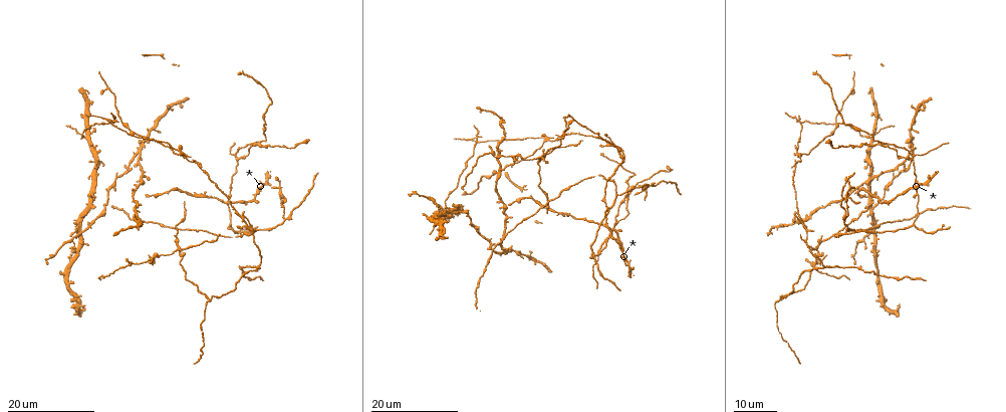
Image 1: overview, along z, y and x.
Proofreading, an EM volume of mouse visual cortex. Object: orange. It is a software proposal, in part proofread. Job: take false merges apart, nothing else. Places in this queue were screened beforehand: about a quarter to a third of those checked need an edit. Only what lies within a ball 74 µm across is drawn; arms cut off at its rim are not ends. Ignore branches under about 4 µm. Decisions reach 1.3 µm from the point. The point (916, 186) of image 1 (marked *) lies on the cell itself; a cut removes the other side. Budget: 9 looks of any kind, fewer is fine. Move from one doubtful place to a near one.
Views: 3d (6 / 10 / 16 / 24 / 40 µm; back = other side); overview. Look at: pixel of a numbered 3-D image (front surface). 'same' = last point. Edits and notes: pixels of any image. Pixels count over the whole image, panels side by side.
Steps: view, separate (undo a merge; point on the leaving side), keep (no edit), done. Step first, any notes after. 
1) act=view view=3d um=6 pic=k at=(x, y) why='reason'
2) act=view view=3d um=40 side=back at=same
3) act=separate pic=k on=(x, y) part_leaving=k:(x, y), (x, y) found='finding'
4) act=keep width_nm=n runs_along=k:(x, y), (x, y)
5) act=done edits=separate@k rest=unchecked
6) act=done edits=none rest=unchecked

act=view view=3d um=16 pic=1 at=(231, 195) why='side arm on a straight run'

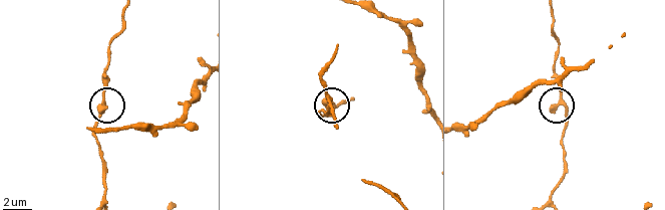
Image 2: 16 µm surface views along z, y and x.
act=view view=3d um=10 pic=2 at=(565, 102)

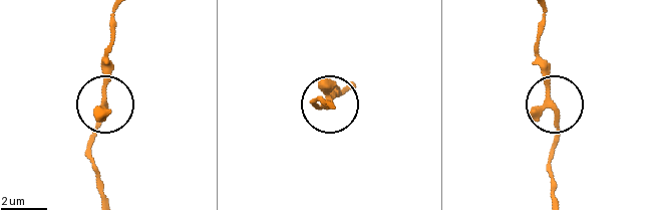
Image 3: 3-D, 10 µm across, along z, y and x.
act=keep arms=3 found='one cell here'

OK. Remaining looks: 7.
act=view view=3d um=24 pic=1 at=(502, 251) why='four arms meet'

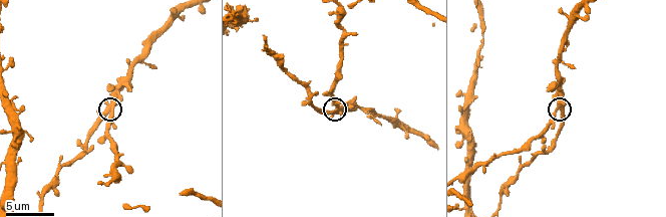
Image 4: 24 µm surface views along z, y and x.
act=view view=3d um=10 pic=4 at=(335, 106) why='zoom in'

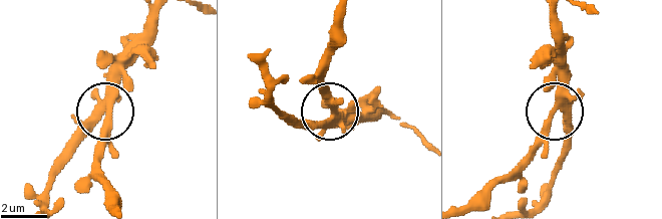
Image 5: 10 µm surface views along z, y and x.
act=keep arms=4 found='all the same cell'

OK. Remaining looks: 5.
act=view view=3d um=24 pic=1 at=(233, 155) why='a fork'

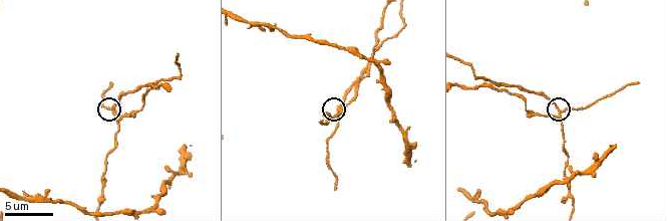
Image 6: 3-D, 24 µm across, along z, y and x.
act=view view=3d um=6 pic=6 at=(115, 111)

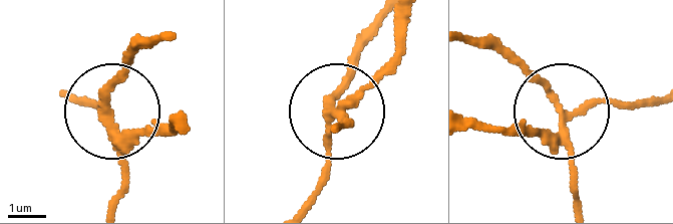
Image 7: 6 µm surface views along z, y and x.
act=separate pic=7 on=(151, 129) arms=3 part_leaving=7:(109, 122), (183, 132) found='two cells meet here'

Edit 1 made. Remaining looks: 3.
act=view view=overview why='redraw'

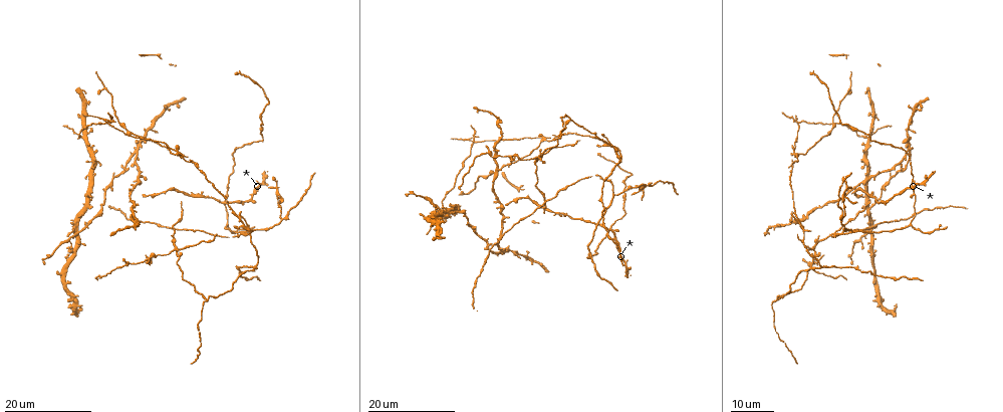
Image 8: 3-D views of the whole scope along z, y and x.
act=view view=3d um=24 pic=8 at=(849, 125)

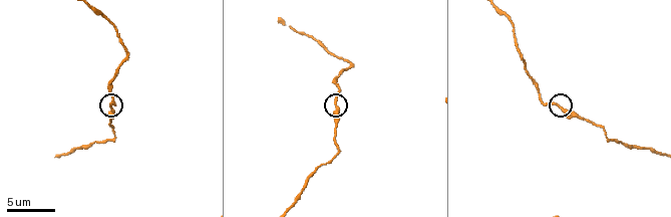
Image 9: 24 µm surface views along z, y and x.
act=view view=3d um=10 pic=9 at=(336, 105) why='zoom in'

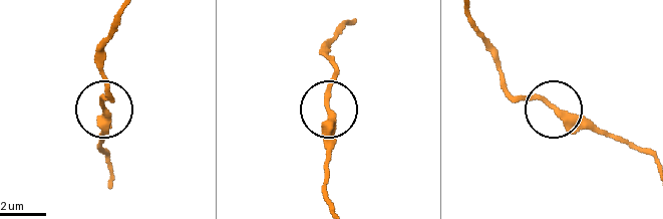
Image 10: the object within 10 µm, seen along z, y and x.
act=keep runs_along=10:(110, 173), (110, 161), (101, 150), (101, 107), (107, 93) found='one cell here'

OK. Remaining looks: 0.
act=done edits=separate@7 rest=unchecked

